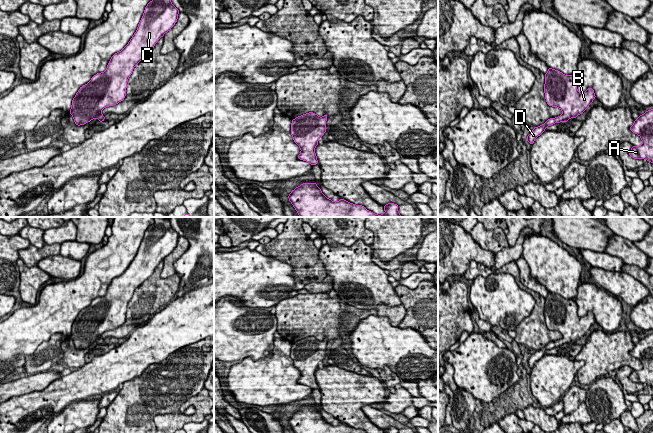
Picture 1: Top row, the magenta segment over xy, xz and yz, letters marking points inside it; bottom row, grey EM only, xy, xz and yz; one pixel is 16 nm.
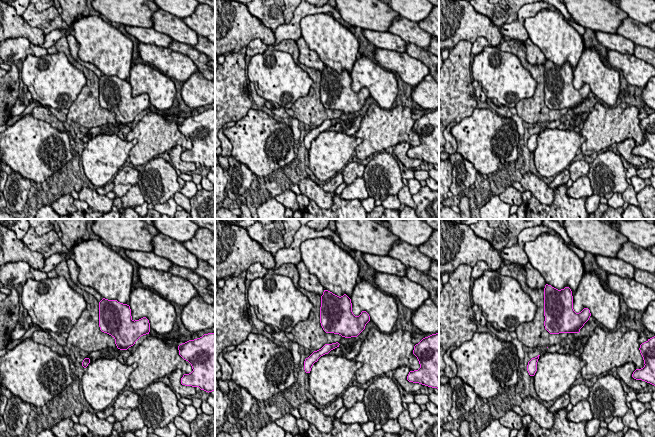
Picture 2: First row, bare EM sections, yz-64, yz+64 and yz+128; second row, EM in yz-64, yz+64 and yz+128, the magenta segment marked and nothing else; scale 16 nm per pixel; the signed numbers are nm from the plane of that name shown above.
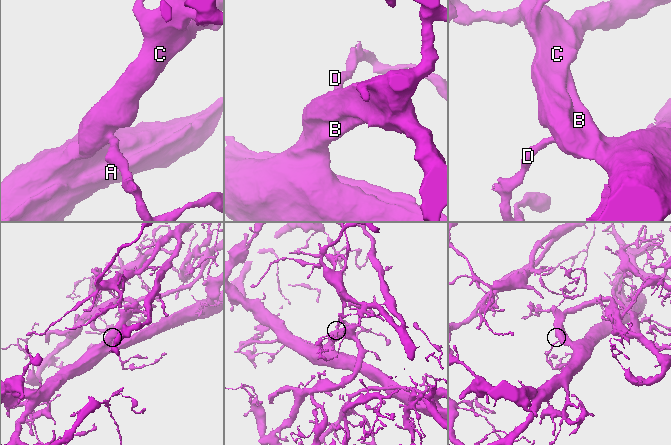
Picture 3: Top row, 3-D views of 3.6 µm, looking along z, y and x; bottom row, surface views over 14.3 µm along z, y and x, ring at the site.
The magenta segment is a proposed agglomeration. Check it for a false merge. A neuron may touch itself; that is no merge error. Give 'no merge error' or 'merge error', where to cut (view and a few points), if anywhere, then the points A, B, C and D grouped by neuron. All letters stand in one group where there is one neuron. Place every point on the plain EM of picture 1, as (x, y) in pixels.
no merge error; no cut; A B C D

